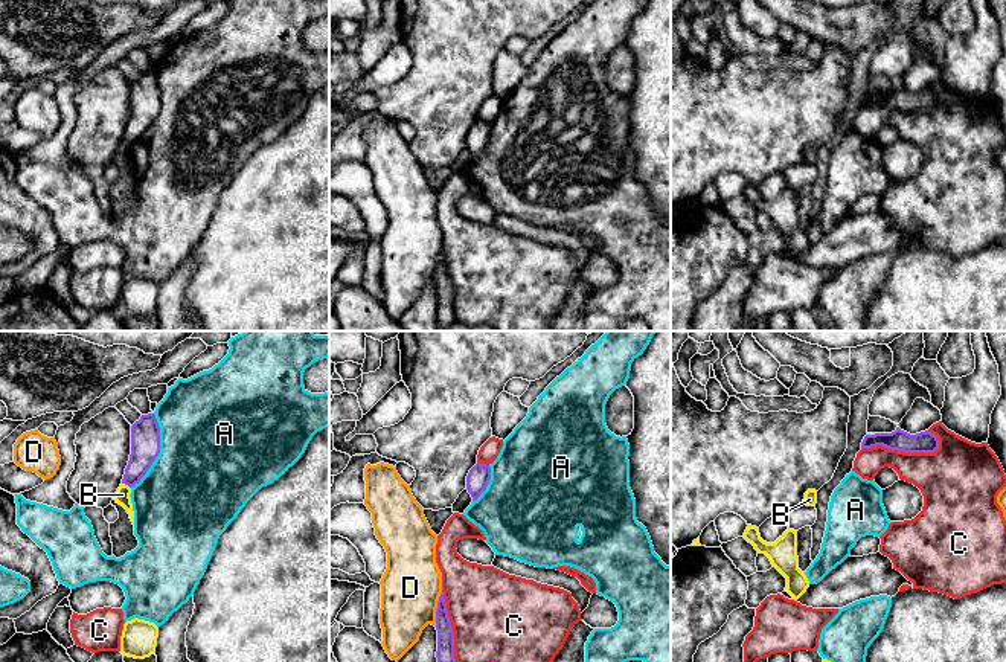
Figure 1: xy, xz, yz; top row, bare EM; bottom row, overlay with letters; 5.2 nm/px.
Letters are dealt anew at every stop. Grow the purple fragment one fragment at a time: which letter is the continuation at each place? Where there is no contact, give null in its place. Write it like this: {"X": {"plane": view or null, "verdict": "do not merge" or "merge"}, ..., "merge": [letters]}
{"A": {"plane": "xy", "verdict": "do not merge"}, "B": {"plane": "xy", "verdict": "do not merge"}, "C": {"plane": "yz", "verdict": "do not merge"}, "D": {"plane": "xz", "verdict": "do not merge"}, "merge": []}

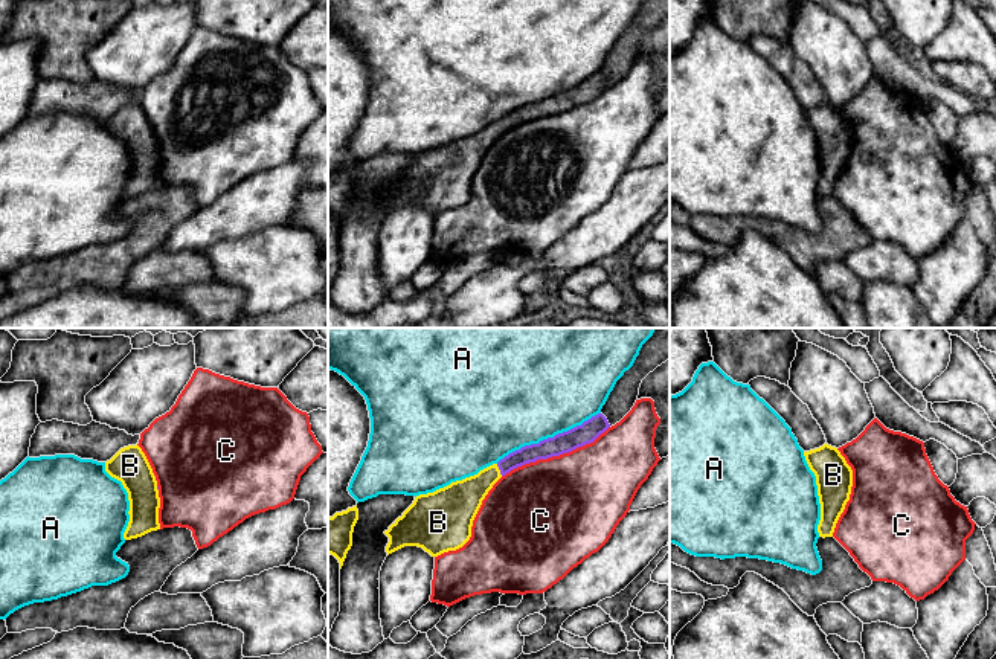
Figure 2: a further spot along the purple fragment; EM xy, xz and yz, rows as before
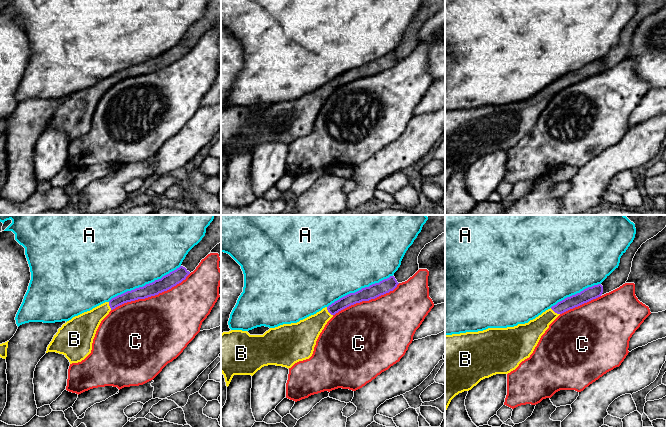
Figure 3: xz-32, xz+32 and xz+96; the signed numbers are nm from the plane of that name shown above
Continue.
{"A": {"plane": "xz", "verdict": "do not merge"}, "B": {"plane": "xz", "verdict": "merge"}, "C": {"plane": "xz", "verdict": "do not merge"}, "merge": ["B"]}

